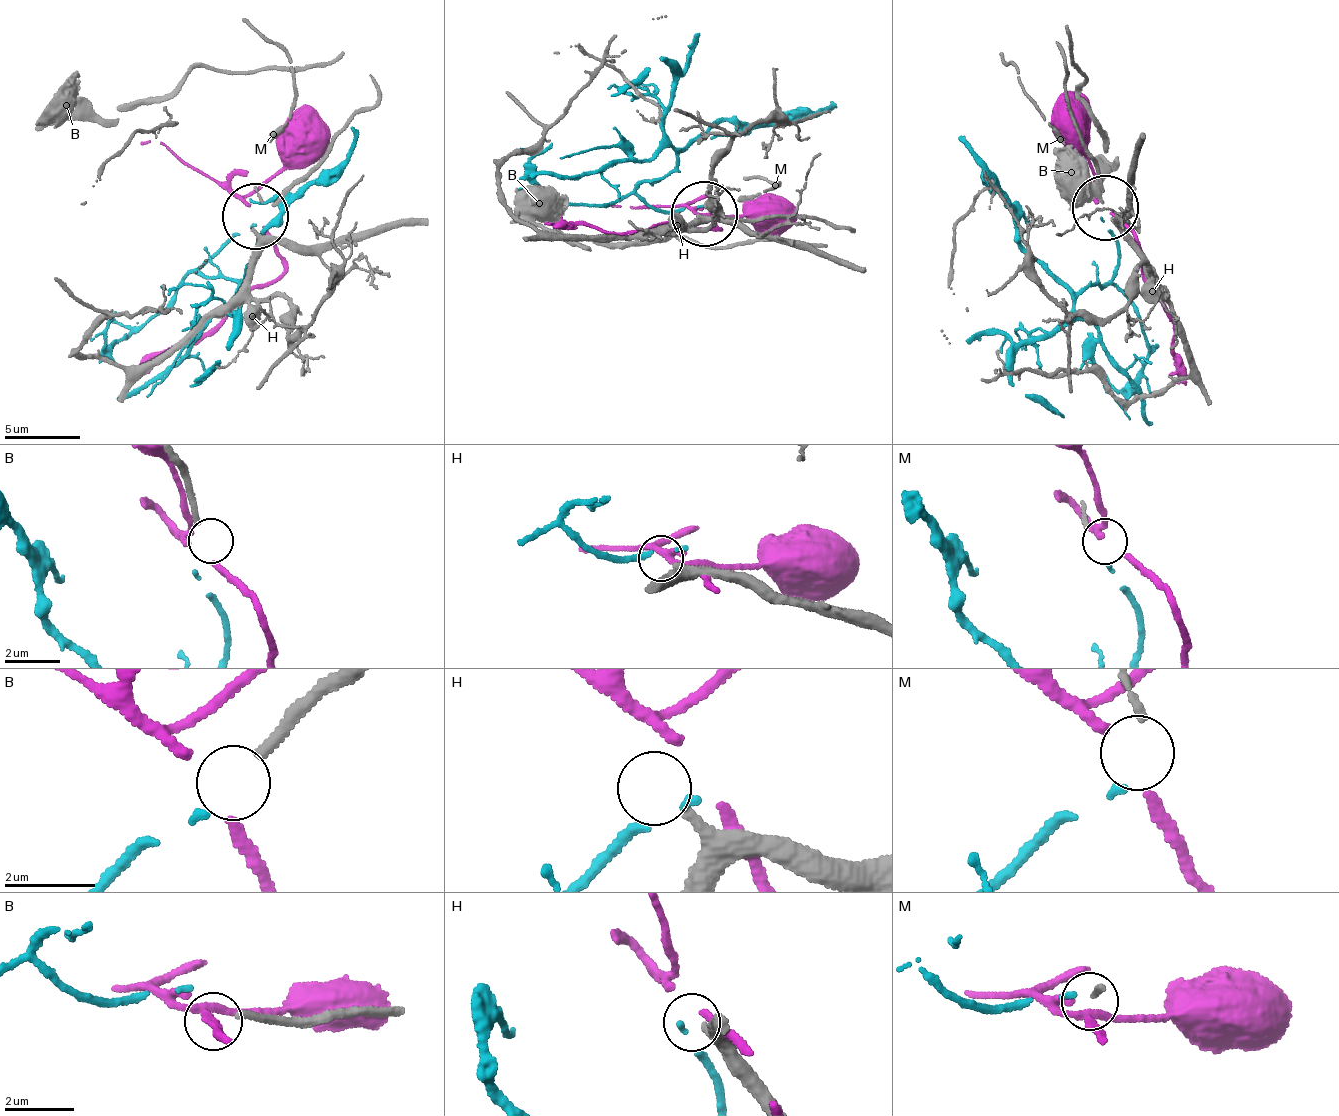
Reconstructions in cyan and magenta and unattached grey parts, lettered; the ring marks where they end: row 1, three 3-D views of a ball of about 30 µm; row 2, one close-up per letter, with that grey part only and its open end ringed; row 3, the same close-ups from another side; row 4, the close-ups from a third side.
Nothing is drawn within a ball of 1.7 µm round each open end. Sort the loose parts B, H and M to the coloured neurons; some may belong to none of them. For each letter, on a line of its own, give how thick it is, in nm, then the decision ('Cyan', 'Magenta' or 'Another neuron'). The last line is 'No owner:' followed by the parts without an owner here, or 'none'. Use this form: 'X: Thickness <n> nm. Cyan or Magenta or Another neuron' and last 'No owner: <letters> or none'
B: Thickness 240 nm. Another neuron
H: Thickness 240 nm. Another neuron
M: Thickness 150 nm. Cyan
No owner: B, H

